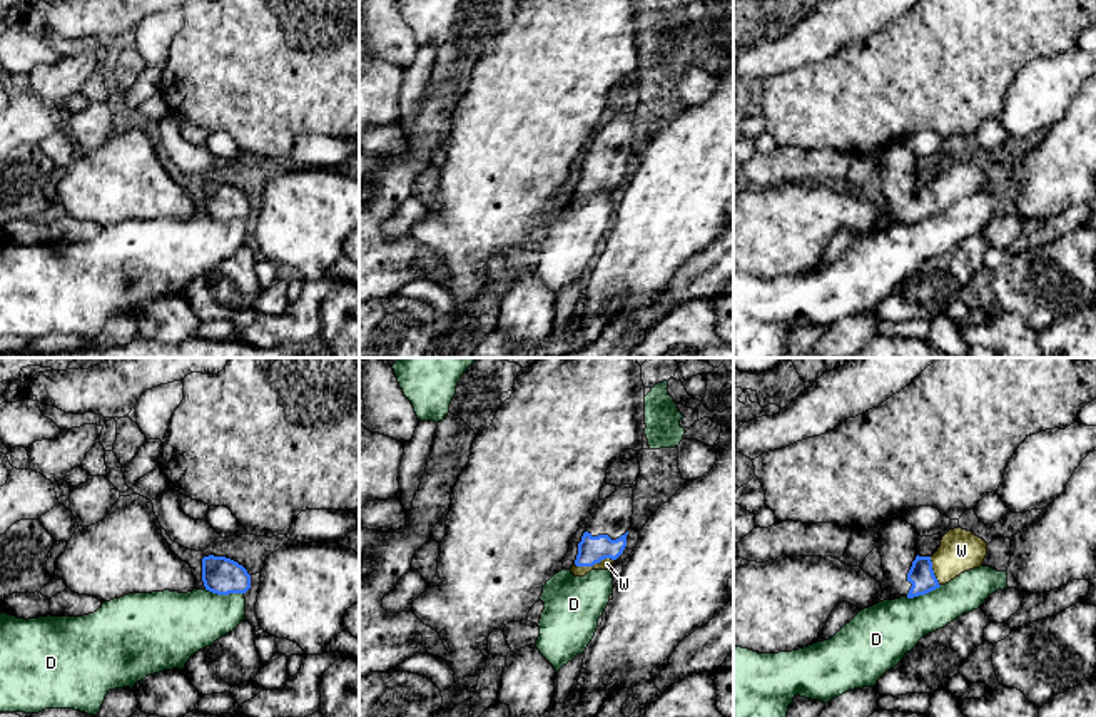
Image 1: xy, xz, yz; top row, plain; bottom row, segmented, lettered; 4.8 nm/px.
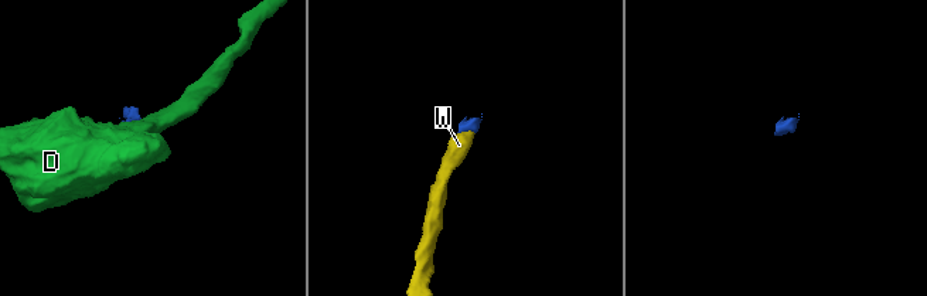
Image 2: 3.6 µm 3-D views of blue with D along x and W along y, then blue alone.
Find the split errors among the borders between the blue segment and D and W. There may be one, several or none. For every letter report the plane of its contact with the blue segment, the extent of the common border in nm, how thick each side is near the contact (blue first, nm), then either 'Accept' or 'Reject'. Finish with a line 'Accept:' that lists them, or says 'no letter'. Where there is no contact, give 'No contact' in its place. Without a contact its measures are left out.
D: Touches blue in xy. Shared border 190 nm. Thickness 180 nm (blue) against 300 nm. Reject
W: Touches blue in xz. Shared border 190 nm. Thickness 130 nm (blue) against 60 nm. Accept
Accept: W

